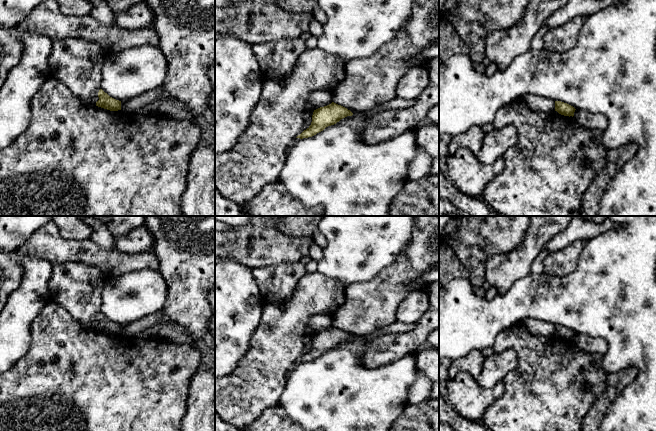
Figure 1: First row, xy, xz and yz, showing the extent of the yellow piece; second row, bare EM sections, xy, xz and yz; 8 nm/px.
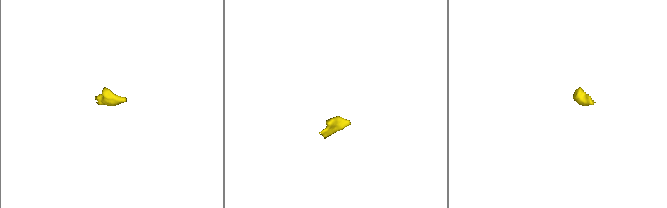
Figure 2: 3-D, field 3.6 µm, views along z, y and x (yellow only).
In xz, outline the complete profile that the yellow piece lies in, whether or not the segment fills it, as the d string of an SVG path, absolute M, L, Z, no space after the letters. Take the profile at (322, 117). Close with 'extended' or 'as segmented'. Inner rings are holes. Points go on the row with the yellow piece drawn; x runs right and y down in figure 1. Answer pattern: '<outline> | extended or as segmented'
M334 102L314 110L311 125L300 135L298 135L294 139L293 143L287 147L286 155L289 154L292 146L296 144L300 139L312 137L317 133L323 131L326 127L334 125L341 119L352 115L353 113L350 110Z | extended

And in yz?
M555 101L555 111L564 116L574 116L575 108L567 103Z | as segmented

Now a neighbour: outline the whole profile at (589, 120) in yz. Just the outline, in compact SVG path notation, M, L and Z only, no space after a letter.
M576 109L573 116L584 128L605 131L608 125L607 118L602 114L595 114Z

